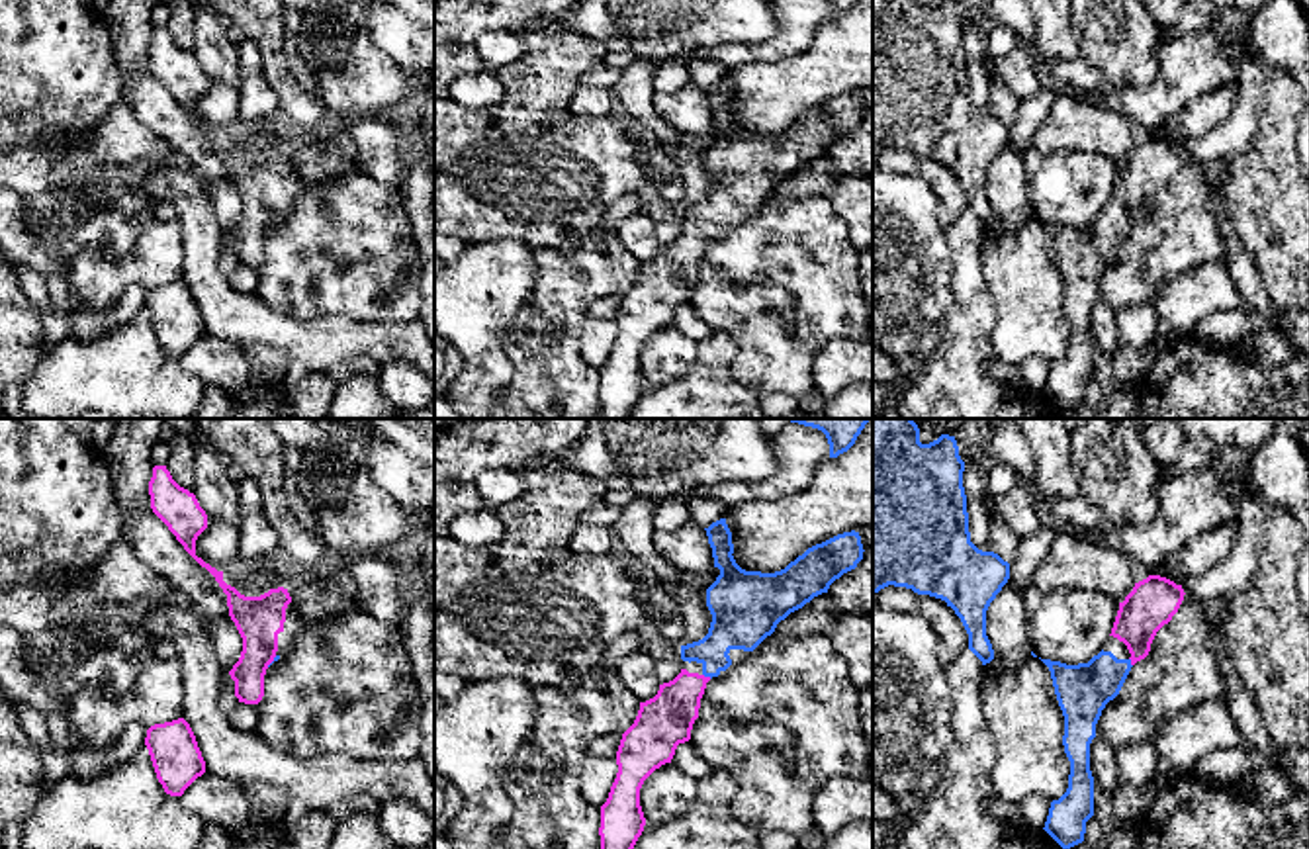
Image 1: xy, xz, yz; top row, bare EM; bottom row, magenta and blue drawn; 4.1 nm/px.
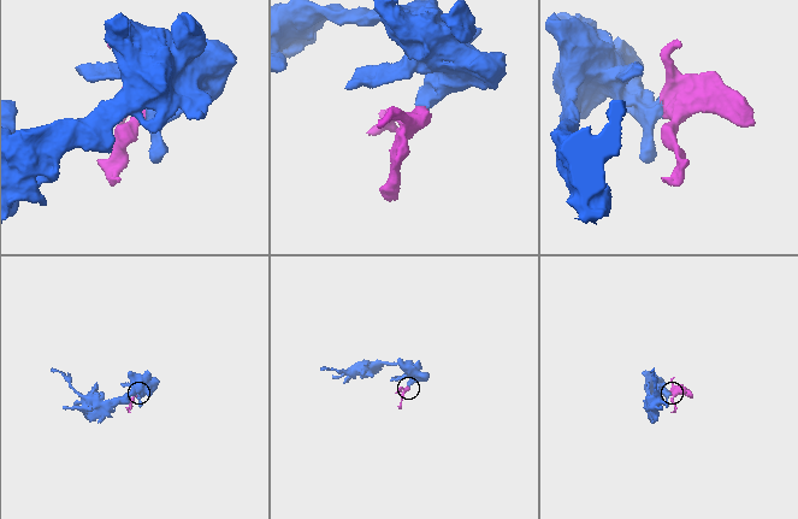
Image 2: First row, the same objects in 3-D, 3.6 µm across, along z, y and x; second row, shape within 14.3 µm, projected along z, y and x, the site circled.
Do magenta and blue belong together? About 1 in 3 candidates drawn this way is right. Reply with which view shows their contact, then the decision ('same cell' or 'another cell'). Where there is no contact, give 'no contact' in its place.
xz | same cell

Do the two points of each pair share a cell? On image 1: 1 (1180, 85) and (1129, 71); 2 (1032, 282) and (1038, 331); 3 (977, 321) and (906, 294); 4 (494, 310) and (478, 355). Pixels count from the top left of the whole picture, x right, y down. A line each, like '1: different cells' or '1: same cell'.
1: different cells
2: same cell
3: different cells
4: same cell

